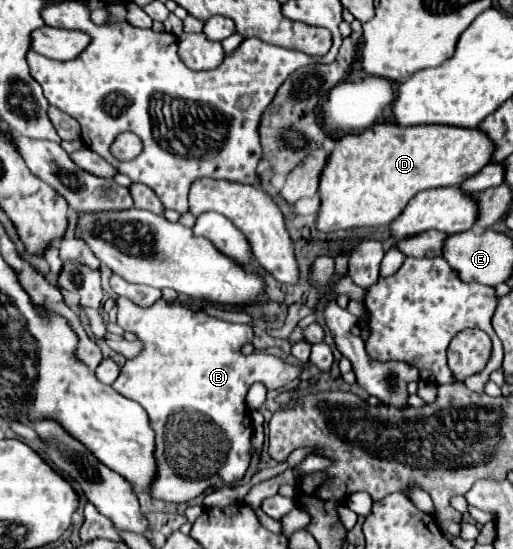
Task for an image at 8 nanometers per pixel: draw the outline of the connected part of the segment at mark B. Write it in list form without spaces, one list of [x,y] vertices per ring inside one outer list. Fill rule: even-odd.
[[[125,297],[117,299],[117,323],[139,337],[143,343],[143,351],[129,359],[123,367],[119,377],[113,381],[113,389],[121,393],[123,397],[129,397],[137,401],[151,419],[151,425],[157,433],[157,449],[155,459],[159,465],[157,479],[149,493],[155,499],[161,501],[189,501],[193,497],[199,497],[207,491],[207,487],[213,487],[213,475],[221,483],[237,483],[251,461],[251,435],[253,435],[253,423],[245,405],[245,395],[249,387],[254,383],[264,383],[267,390],[283,389],[287,383],[297,379],[301,375],[299,367],[293,367],[285,363],[279,357],[273,357],[269,353],[251,353],[243,355],[241,347],[243,343],[251,343],[253,339],[253,327],[251,325],[235,325],[219,321],[211,315],[207,315],[201,309],[191,309],[183,303],[165,301],[159,299],[151,307],[137,307]],[[207,475],[207,481],[203,483],[201,477]]]

